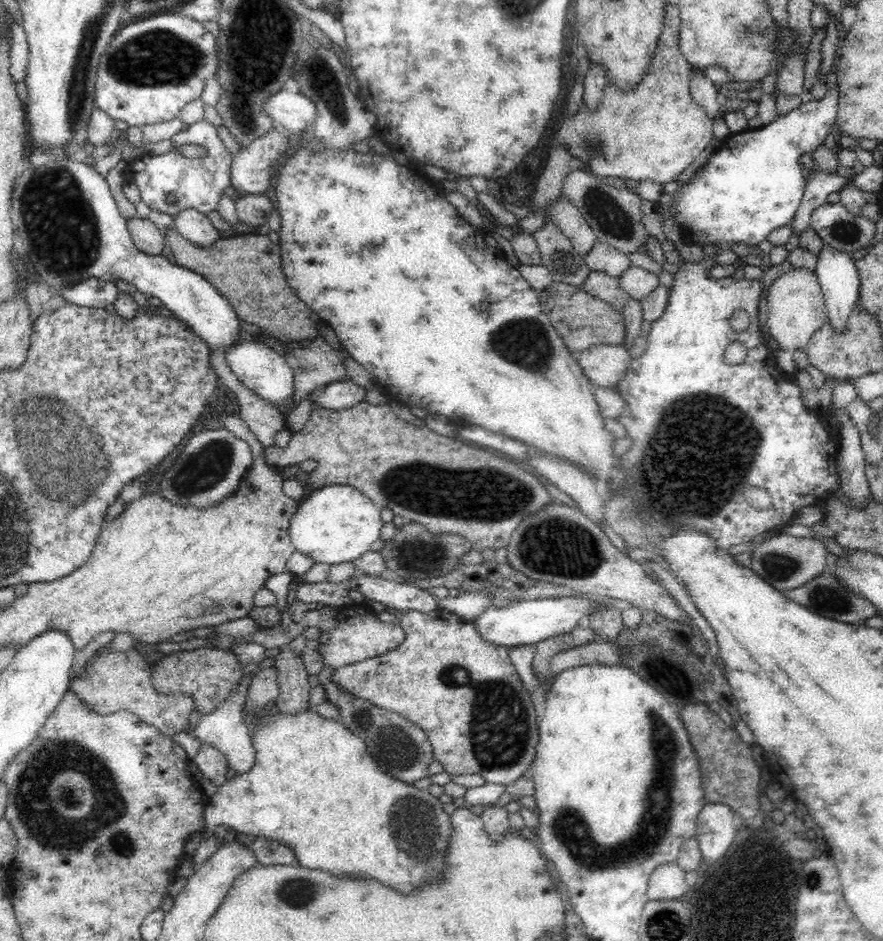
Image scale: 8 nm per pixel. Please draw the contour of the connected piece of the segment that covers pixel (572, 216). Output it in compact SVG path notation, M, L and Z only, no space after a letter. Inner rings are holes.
M558 197L545 212L551 221L566 235L572 248L585 257L597 241L594 231L586 225L576 206Z

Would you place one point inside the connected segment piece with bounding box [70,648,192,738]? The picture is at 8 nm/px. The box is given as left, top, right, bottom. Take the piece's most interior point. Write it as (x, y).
(113, 682)

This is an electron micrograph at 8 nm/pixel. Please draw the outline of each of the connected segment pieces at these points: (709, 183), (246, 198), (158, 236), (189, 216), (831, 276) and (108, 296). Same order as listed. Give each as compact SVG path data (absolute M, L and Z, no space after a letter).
M832 88L827 91L827 94L821 100L811 100L807 103L801 103L795 110L790 110L789 114L784 117L776 118L770 124L761 126L754 130L744 130L741 133L730 134L725 137L720 144L716 147L714 152L710 154L707 161L696 170L696 175L694 175L688 184L680 186L674 194L672 194L672 206L668 210L668 215L674 219L674 225L678 227L678 231L684 235L684 239L692 240L694 245L704 248L707 246L713 246L717 251L725 251L726 248L732 247L734 243L745 244L747 246L756 246L760 244L763 240L768 238L768 235L777 228L781 226L789 225L792 218L794 218L795 212L801 203L803 198L803 192L806 186L806 170L803 170L803 158L806 155L810 155L818 148L824 145L826 142L826 137L834 132L835 129L835 118L838 109L838 89Z
M242 195L236 197L234 201L236 222L255 228L268 222L275 207L265 195Z
M131 218L127 222L127 227L138 251L142 251L146 255L154 255L154 257L163 255L162 252L166 244L165 235L150 219Z
M196 209L182 211L174 219L172 228L186 241L204 249L210 248L219 238L219 232L214 229L206 215Z
M824 246L822 252L817 256L817 275L823 300L827 309L827 323L835 334L844 334L850 328L850 318L859 300L860 281L858 281L858 271L854 260L850 259L850 254L842 253L830 246Z
M96 278L82 279L82 282L64 287L59 292L68 304L95 310L111 310L118 302L119 294L116 284Z

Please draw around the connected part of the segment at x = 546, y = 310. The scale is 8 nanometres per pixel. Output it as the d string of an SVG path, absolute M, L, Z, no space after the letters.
M563 282L553 283L545 289L536 291L543 314L553 324L558 337L563 341L570 354L578 354L592 346L620 346L625 338L623 314L582 291L581 287Z

